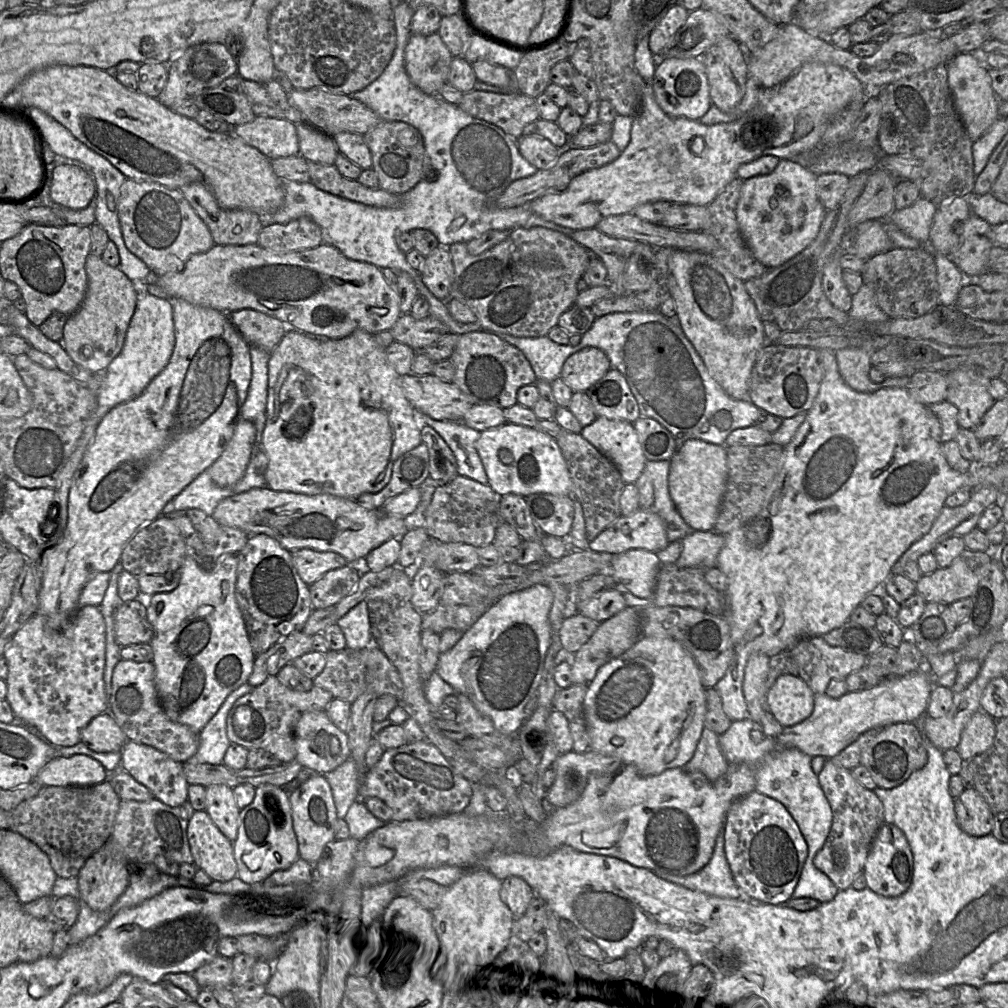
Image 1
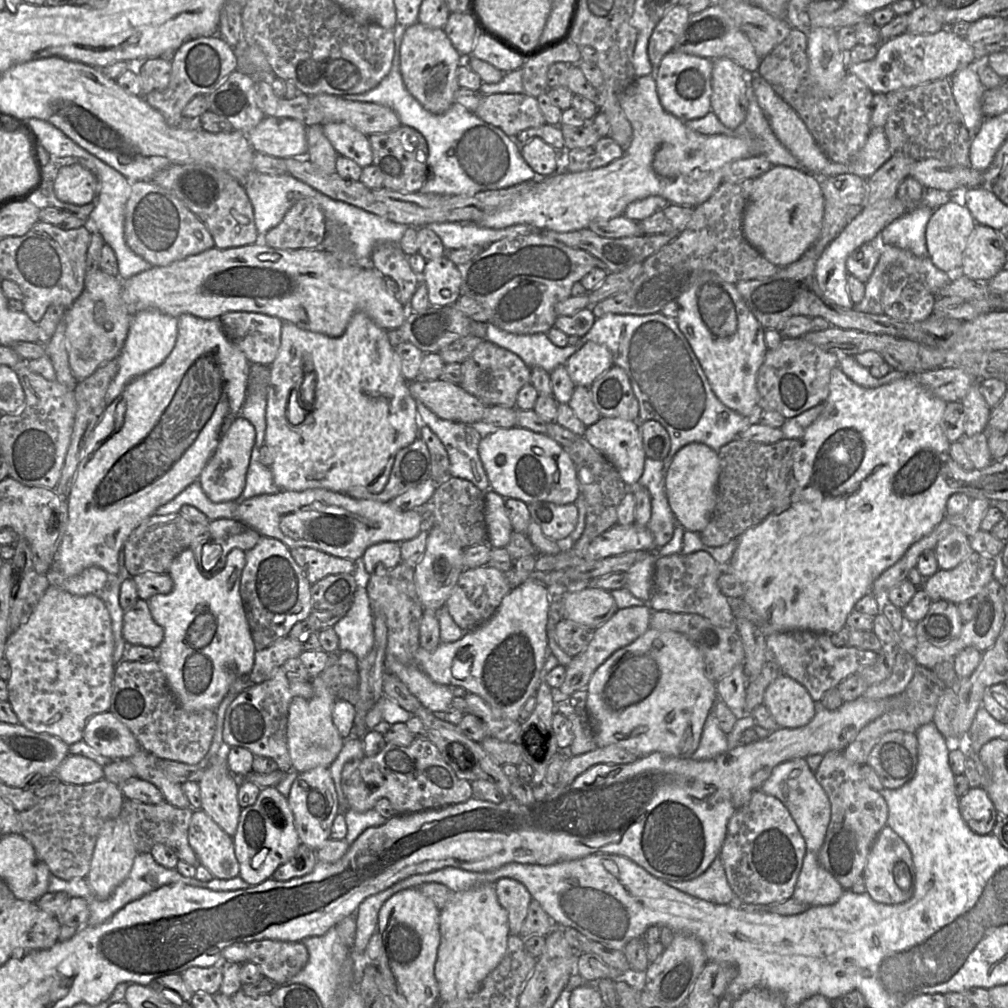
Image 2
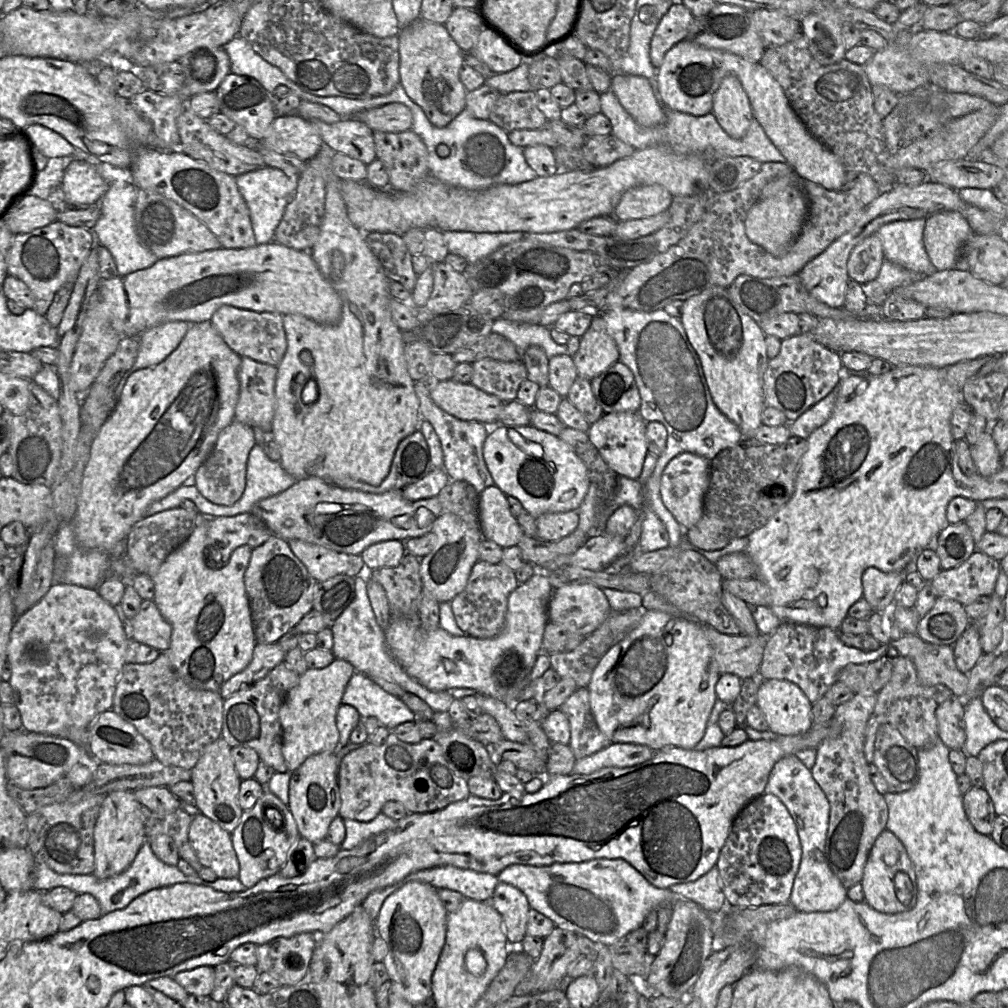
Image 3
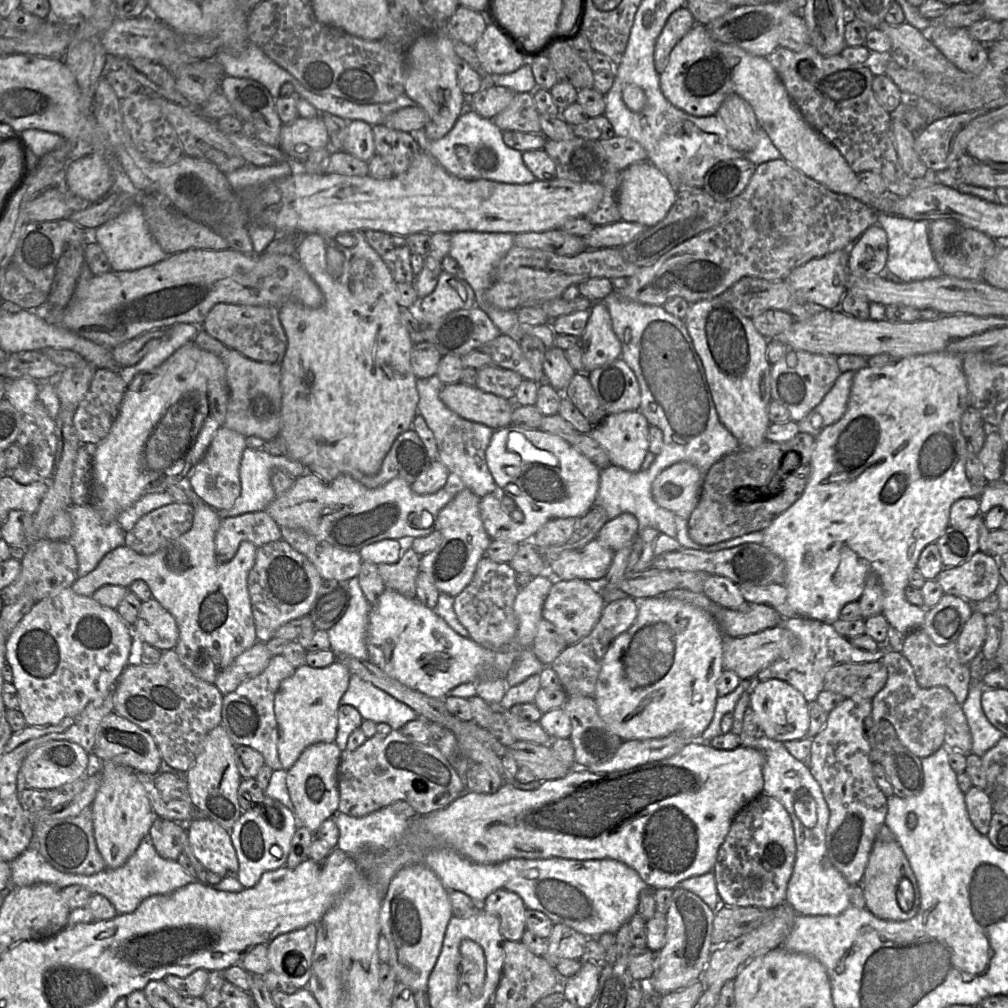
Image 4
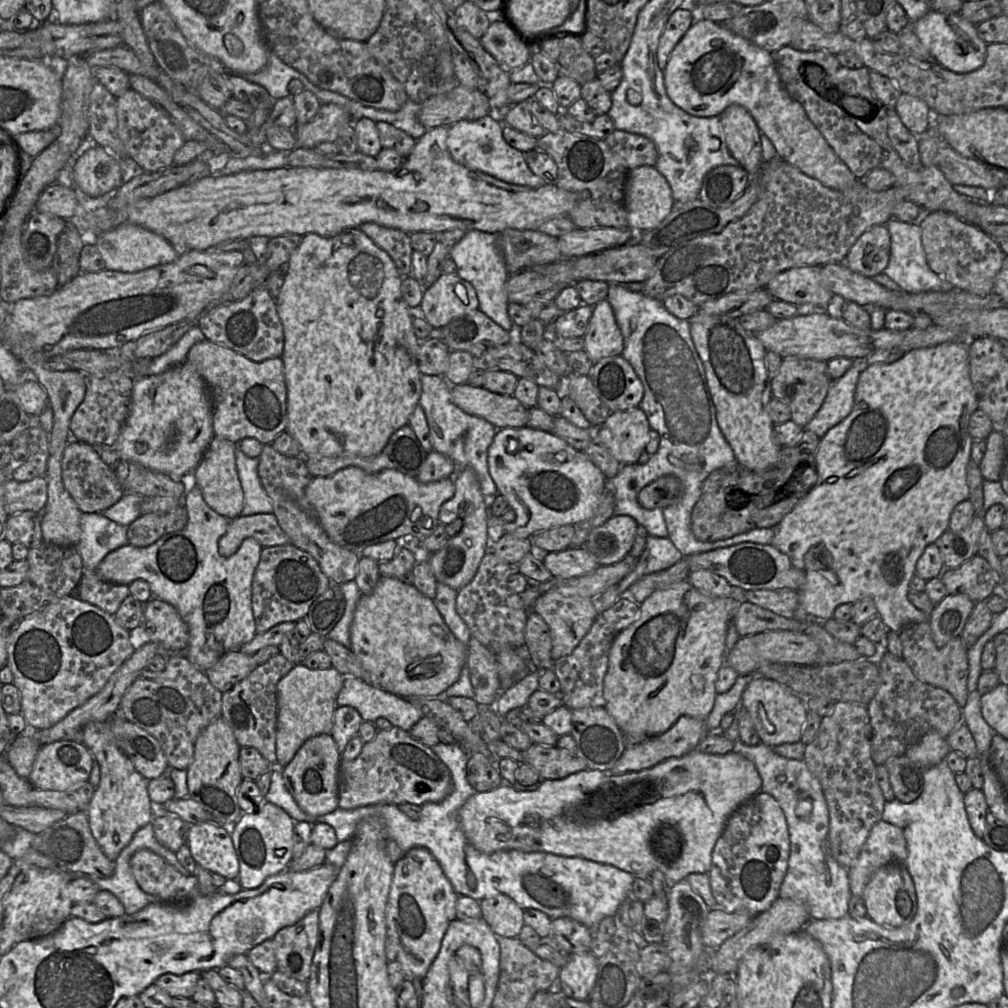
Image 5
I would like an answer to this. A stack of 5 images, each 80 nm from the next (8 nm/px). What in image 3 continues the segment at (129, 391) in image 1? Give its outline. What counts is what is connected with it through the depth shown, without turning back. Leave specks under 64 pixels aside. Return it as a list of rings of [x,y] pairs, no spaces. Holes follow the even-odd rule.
[[[169,321],[155,325],[139,335],[140,348],[133,366],[121,377],[115,388],[119,399],[126,381],[134,372],[155,366],[165,360],[180,344],[191,323]]]

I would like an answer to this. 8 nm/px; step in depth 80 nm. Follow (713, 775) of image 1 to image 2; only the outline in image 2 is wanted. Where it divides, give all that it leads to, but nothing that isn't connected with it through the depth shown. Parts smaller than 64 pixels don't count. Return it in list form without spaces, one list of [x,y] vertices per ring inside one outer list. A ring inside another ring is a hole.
[[[711,711],[705,721],[698,748],[691,758],[697,761],[710,760],[728,750],[727,735],[719,728],[717,719]]]

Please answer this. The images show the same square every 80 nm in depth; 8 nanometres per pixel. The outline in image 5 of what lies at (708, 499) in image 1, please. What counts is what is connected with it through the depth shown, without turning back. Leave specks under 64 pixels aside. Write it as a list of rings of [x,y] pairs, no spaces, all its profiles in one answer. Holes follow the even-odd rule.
[[[665,475],[641,489],[638,494],[638,502],[646,509],[663,509],[674,503],[681,493],[682,483],[680,479]]]

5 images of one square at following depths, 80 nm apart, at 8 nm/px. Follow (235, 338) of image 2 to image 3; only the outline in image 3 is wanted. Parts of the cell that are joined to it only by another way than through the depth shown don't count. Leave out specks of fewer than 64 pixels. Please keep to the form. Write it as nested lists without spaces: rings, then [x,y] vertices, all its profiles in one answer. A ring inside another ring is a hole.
[[[229,305],[220,306],[212,315],[210,322],[231,350],[240,357],[277,367],[287,349],[283,315],[276,312],[257,312]]]

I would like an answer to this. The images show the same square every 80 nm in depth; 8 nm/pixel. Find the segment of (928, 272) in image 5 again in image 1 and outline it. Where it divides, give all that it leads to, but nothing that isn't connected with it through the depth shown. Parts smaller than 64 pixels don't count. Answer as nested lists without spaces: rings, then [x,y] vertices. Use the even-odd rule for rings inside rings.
[[[920,197],[912,205],[894,210],[885,221],[885,225],[892,223],[909,237],[921,243],[928,242],[929,231],[938,206],[933,202]]]

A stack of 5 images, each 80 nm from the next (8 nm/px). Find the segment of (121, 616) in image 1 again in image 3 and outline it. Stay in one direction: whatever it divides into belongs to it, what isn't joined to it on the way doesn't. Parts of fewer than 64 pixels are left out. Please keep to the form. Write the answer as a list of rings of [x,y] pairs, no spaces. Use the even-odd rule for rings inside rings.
[[[153,599],[143,600],[139,612],[127,621],[132,641],[151,646],[159,652],[168,651],[172,626],[162,616]]]

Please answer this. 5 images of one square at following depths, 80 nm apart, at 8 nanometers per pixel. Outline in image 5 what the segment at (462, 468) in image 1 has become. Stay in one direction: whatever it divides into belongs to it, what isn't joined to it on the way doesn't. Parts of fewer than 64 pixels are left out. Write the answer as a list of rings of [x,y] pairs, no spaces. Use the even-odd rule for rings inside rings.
[[[422,374],[421,384],[419,404],[425,413],[433,450],[449,457],[456,464],[456,472],[465,467],[472,468],[483,496],[490,502],[498,494],[498,489],[489,473],[488,449],[498,429],[487,420],[467,414],[456,406],[451,397],[451,385],[444,376]]]

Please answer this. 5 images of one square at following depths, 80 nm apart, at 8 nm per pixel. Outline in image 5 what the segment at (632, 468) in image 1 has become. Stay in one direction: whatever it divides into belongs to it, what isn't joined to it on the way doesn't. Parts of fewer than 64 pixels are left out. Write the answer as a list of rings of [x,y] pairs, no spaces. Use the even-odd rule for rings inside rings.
[[[640,407],[611,412],[605,422],[593,428],[594,439],[622,465],[638,463],[650,438],[650,425]]]

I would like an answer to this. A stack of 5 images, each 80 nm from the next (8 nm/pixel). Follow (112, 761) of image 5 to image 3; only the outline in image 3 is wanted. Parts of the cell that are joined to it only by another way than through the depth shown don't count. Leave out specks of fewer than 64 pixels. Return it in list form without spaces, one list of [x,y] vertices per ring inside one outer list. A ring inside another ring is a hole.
[[[113,791],[106,795],[94,827],[94,871],[98,879],[106,879],[125,871],[146,841],[146,810],[133,791]]]

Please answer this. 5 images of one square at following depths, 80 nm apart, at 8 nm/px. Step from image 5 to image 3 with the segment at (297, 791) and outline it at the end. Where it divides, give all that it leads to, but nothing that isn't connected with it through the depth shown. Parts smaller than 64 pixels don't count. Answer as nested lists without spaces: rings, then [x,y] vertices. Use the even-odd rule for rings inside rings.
[[[323,752],[309,756],[291,773],[288,807],[300,836],[313,844],[326,838],[331,822],[339,814],[341,799],[337,784],[338,767],[336,753]]]

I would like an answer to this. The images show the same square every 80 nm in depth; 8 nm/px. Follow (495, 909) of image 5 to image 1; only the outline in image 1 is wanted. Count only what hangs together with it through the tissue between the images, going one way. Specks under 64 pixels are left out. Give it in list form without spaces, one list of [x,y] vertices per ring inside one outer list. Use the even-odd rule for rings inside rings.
[[[510,876],[501,881],[500,896],[517,920],[524,915],[535,893],[524,879]]]

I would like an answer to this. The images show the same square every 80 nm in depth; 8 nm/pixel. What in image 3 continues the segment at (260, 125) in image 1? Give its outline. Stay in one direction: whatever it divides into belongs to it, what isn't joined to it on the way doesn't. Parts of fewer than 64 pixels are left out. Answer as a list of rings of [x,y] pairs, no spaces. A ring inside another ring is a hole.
[[[299,115],[276,116],[267,136],[261,142],[266,147],[302,161],[309,161],[324,146],[323,139],[311,121]]]

